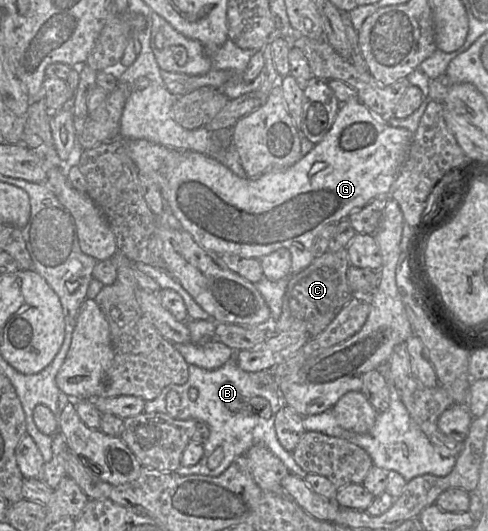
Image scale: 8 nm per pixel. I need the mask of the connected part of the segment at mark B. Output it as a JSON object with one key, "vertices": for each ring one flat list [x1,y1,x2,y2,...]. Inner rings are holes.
{"vertices":[[233,360,222,367,208,370,189,365,189,378,183,385,166,387,153,400,147,401,144,413,167,412,176,419,193,419,206,423,210,429,209,438,203,443,204,455,194,466,180,466,175,470,180,475,221,475,238,456,244,455,251,447,262,445,276,455,287,467,289,473,304,477,311,474,303,471,294,460,292,453,279,443,274,427,275,413,286,405,280,387,273,388,274,374,268,369,256,372,242,370],[263,397,271,406,257,414,250,405,250,399]]}

